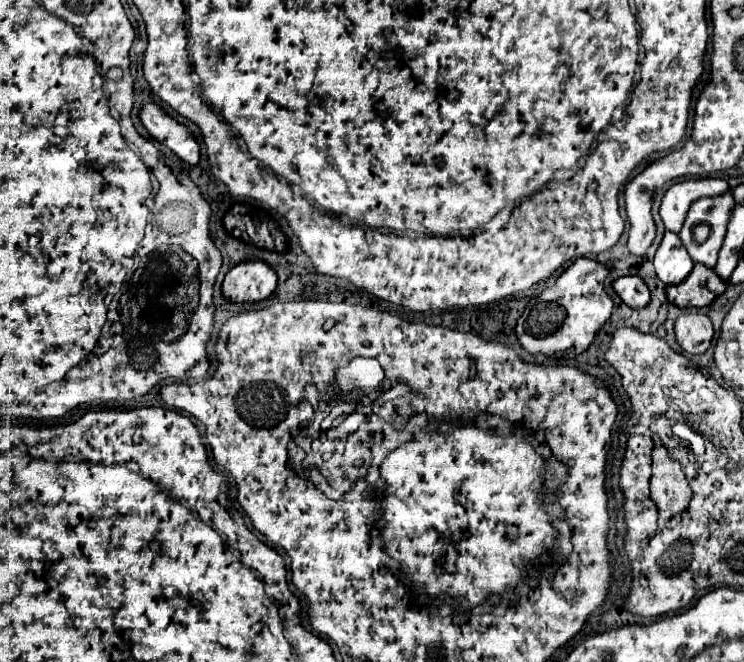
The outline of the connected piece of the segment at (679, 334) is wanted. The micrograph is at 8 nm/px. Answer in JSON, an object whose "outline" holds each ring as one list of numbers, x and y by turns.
{"outline":[[694,312,680,314,676,318,674,332,676,332,676,342,682,346,682,350,690,354,706,352,714,336,710,318,706,314,694,314]]}

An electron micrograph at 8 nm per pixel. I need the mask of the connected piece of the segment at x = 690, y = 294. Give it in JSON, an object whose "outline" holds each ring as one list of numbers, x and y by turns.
{"outline":[[694,264,694,270,684,282,666,286,666,298,678,308,702,308,718,298,724,290,726,284,714,274,714,270]]}

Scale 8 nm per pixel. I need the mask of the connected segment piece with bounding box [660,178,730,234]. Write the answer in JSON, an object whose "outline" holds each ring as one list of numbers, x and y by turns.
{"outline":[[700,178,672,184,660,204,660,216,664,220,666,230,678,234,684,224,686,212,694,200,704,196,720,196,728,192,728,188,728,182,720,178]]}

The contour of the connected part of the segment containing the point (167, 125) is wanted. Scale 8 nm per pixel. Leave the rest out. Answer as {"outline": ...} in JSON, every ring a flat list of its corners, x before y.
{"outline":[[154,102,146,104,140,112,140,120,154,140,168,146,184,162,188,164,200,162,200,146,192,132,174,118,170,118,158,104]]}

